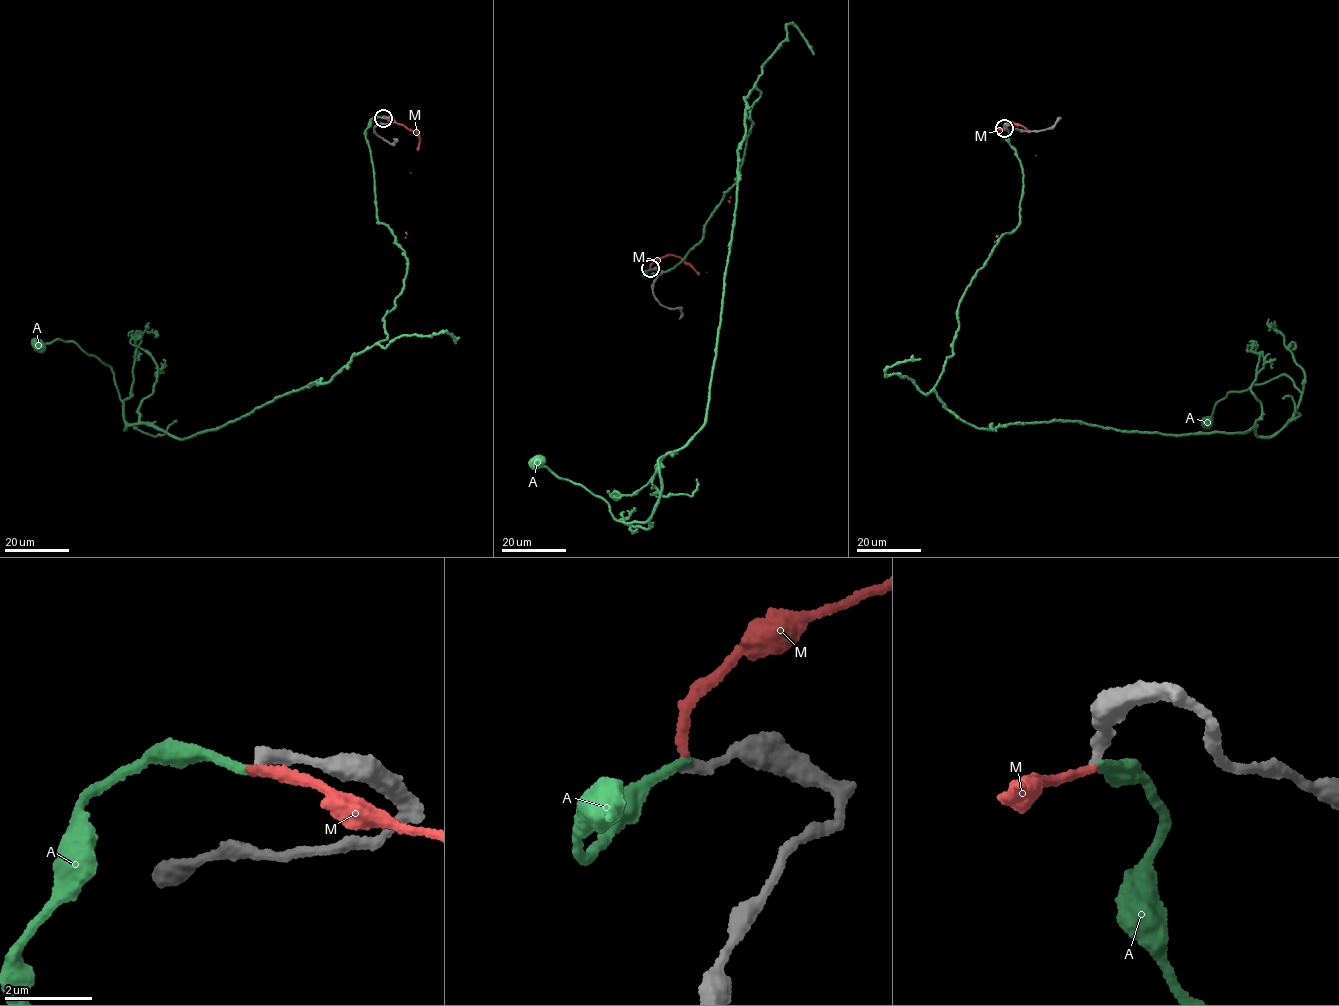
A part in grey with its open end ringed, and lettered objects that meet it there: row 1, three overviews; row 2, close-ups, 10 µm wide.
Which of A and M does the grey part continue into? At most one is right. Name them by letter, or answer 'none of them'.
M

